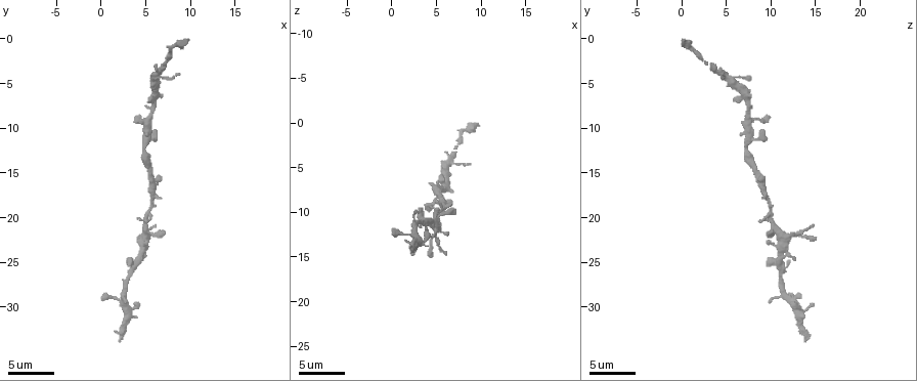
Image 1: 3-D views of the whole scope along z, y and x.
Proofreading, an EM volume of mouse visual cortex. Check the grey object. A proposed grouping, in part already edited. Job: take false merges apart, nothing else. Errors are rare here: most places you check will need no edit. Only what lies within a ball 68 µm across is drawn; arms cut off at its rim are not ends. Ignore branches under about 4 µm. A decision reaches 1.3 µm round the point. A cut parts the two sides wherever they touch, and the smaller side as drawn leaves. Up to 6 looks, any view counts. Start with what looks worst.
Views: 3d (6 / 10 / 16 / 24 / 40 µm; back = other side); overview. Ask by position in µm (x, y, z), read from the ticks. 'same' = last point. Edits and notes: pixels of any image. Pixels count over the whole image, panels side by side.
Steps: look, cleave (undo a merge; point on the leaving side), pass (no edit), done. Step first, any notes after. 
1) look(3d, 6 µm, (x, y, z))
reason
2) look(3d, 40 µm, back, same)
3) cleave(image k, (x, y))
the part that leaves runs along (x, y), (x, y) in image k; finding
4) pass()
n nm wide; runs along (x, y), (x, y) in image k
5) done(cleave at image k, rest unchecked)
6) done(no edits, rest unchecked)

look(3d, 6 µm, (5.8, 17.4, 9.2))
thick turns thin

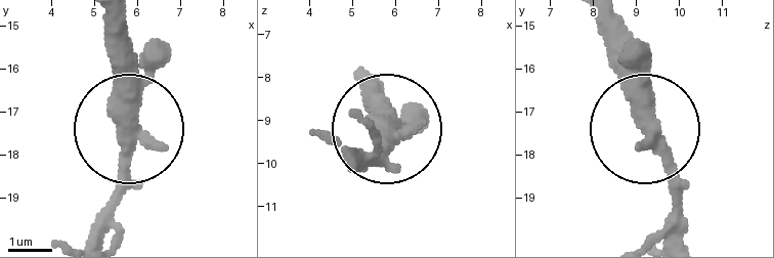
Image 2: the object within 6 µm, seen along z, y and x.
look(3d, 6 µm, back, (5.75, 17.20, 9.25))

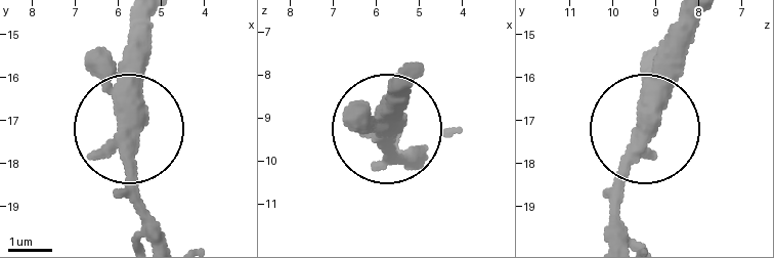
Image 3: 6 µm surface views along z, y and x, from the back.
pass()
460 nm wide; runs along (681, 70), (607, 227) in image 3; all the same neuron

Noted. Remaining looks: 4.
look(3d, 6 µm, (6.6, 3.8, 4.0))
sudden change in width

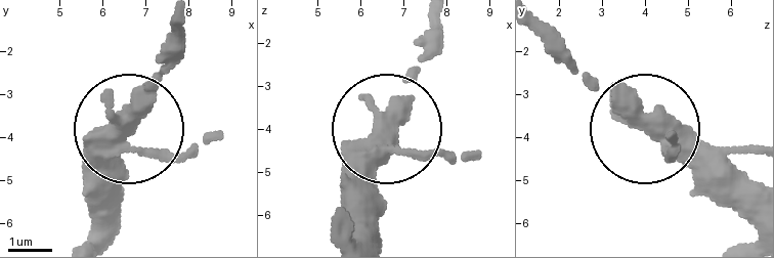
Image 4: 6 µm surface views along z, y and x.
look(3d, 6 µm, back, (6.60, 3.55, 3.85))
from behind

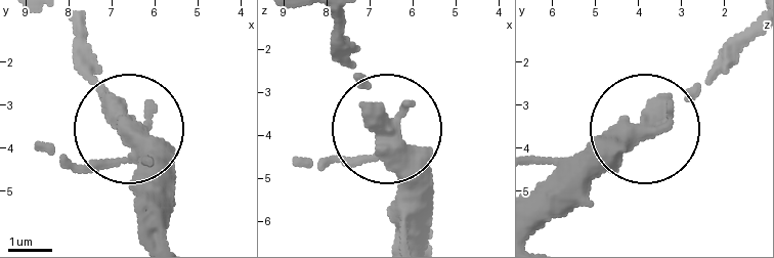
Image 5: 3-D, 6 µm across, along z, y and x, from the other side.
pass()
runs along (541, 223), (713, 62) in image 5; continuous, no second neuron

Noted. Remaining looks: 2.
look(3d, 6 µm, (5.0, 11.2, 7.4))
side arm on a straight run

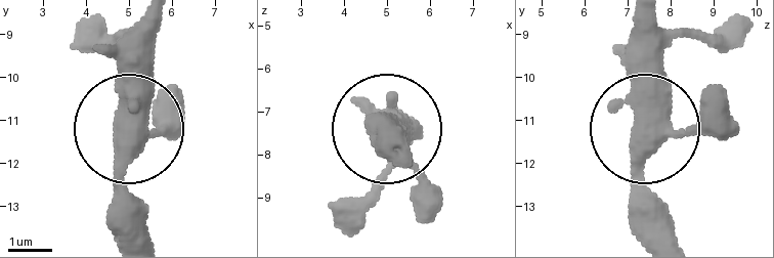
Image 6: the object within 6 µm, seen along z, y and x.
pass()
3 arms; runs along (677, 235), (640, 170), (640, 27) in image 6; continuous, no second neuron

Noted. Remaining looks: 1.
done(no edits, rest unchecked)

